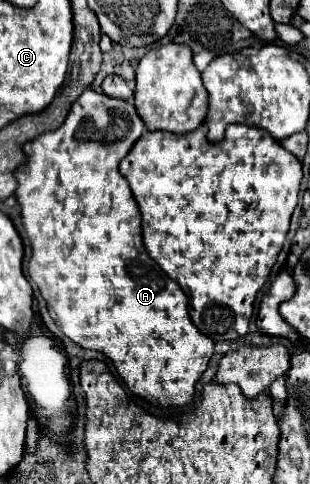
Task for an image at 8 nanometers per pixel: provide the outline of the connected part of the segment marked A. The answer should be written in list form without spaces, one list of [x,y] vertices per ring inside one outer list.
[[[86,89],[78,101],[72,105],[66,121],[62,123],[62,127],[58,127],[56,131],[46,131],[42,133],[36,141],[30,141],[28,145],[24,145],[24,151],[28,155],[28,163],[16,169],[16,181],[18,181],[18,189],[16,189],[16,199],[20,203],[22,209],[22,223],[24,229],[28,233],[28,239],[32,243],[32,259],[28,263],[28,273],[32,277],[32,281],[36,281],[42,297],[48,301],[48,311],[50,317],[54,319],[54,323],[58,325],[58,329],[70,337],[76,345],[84,347],[84,349],[92,349],[92,351],[100,351],[104,353],[108,359],[114,361],[114,367],[118,371],[118,375],[122,377],[122,381],[126,383],[126,387],[146,399],[152,405],[160,405],[160,407],[184,407],[194,399],[194,391],[196,391],[196,381],[200,379],[200,375],[206,371],[208,361],[214,353],[214,343],[210,337],[202,335],[190,321],[188,315],[188,299],[186,293],[176,285],[176,281],[172,281],[158,265],[156,261],[146,253],[144,243],[142,243],[142,217],[138,211],[138,205],[130,193],[128,181],[120,175],[118,171],[118,163],[128,155],[128,151],[132,149],[132,145],[140,139],[140,135],[144,133],[144,123],[138,117],[136,109],[132,103],[122,101],[122,99],[114,99],[108,95],[100,95],[94,89]]]

